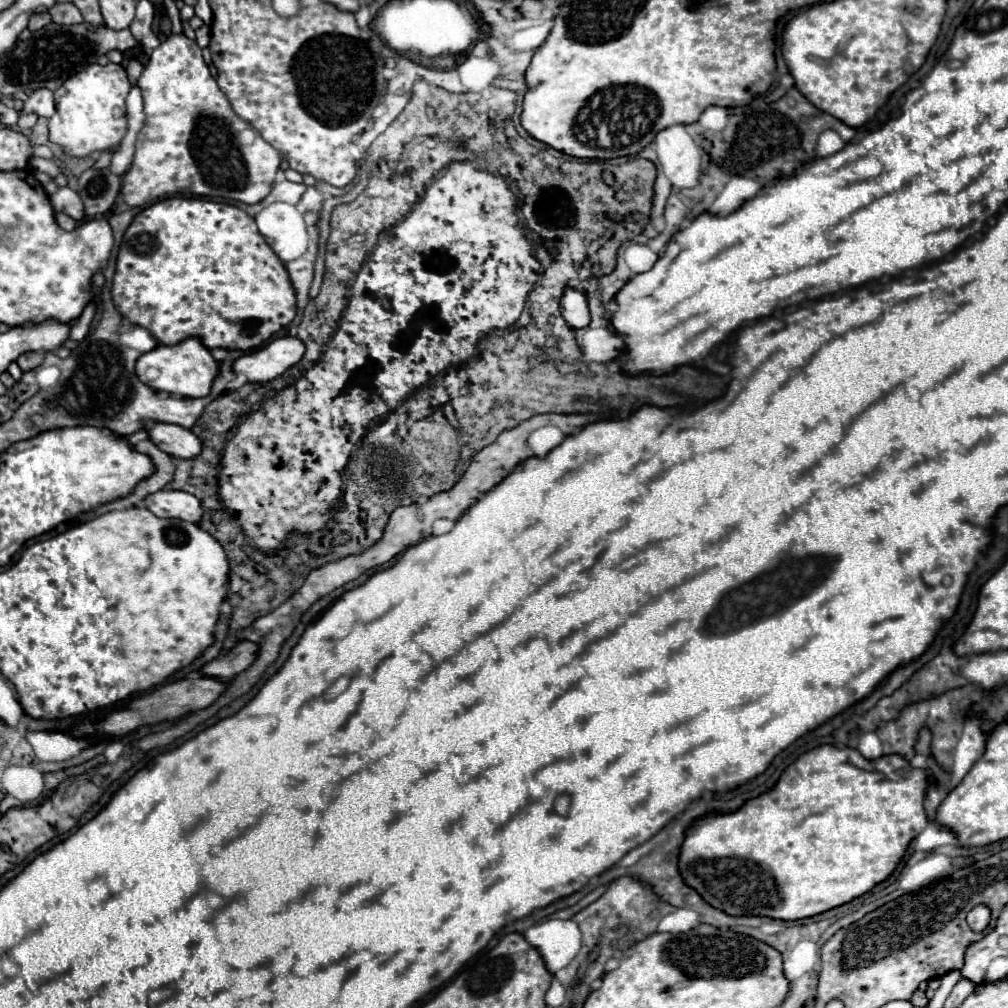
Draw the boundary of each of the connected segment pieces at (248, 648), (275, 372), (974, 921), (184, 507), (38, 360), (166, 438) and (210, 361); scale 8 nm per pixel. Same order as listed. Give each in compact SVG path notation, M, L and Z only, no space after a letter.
M243 640L233 650L229 650L225 656L215 658L213 662L205 664L203 670L207 676L231 680L237 674L245 672L249 664L253 664L253 656L257 656L257 644L249 644L249 640Z
M281 336L237 358L233 370L237 374L245 374L249 382L269 382L281 376L293 364L301 362L303 354L305 354L305 344L301 338Z
M981 904L981 906L975 906L975 908L969 912L967 922L969 922L969 926L971 926L975 932L981 932L981 930L989 924L989 918L991 918L989 908Z
M159 490L145 498L145 506L159 518L179 518L191 524L199 524L203 518L201 502L187 492Z
M27 352L27 354L23 354L17 360L17 364L19 364L21 370L35 370L37 366L43 364L43 354L39 354L39 352Z
M155 422L147 426L149 438L169 456L181 460L193 460L201 454L201 440L191 430L185 430L175 424L161 424Z
M187 338L179 344L167 346L159 344L151 352L145 352L137 360L137 376L143 384L151 386L153 390L159 392L169 392L169 394L181 394L187 398L201 398L209 394L209 388L213 386L213 376L217 376L219 362L211 356L209 348L199 338Z

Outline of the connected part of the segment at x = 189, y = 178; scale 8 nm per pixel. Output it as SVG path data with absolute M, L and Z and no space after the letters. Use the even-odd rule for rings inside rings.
M171 34L151 52L137 86L143 92L145 124L137 136L133 166L123 176L121 192L129 206L149 206L157 200L183 192L193 196L257 204L271 192L277 170L281 166L281 154L259 134L255 134L257 138L245 148L245 132L251 128L251 124L241 120L233 112L227 96L221 92L217 80L211 76L209 66L203 60L201 48L195 40L189 40L185 34Z

